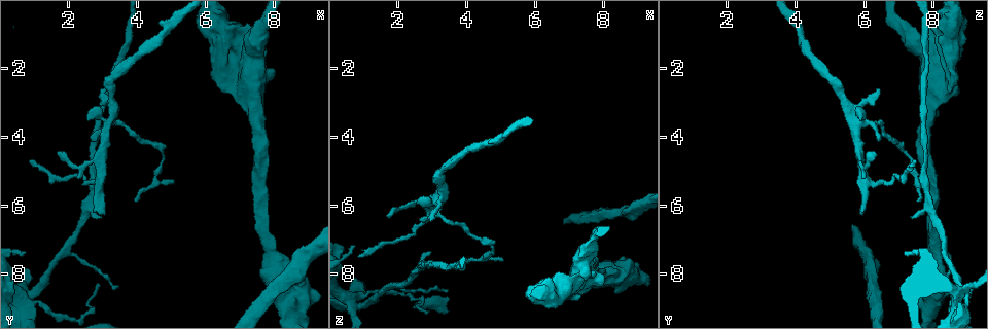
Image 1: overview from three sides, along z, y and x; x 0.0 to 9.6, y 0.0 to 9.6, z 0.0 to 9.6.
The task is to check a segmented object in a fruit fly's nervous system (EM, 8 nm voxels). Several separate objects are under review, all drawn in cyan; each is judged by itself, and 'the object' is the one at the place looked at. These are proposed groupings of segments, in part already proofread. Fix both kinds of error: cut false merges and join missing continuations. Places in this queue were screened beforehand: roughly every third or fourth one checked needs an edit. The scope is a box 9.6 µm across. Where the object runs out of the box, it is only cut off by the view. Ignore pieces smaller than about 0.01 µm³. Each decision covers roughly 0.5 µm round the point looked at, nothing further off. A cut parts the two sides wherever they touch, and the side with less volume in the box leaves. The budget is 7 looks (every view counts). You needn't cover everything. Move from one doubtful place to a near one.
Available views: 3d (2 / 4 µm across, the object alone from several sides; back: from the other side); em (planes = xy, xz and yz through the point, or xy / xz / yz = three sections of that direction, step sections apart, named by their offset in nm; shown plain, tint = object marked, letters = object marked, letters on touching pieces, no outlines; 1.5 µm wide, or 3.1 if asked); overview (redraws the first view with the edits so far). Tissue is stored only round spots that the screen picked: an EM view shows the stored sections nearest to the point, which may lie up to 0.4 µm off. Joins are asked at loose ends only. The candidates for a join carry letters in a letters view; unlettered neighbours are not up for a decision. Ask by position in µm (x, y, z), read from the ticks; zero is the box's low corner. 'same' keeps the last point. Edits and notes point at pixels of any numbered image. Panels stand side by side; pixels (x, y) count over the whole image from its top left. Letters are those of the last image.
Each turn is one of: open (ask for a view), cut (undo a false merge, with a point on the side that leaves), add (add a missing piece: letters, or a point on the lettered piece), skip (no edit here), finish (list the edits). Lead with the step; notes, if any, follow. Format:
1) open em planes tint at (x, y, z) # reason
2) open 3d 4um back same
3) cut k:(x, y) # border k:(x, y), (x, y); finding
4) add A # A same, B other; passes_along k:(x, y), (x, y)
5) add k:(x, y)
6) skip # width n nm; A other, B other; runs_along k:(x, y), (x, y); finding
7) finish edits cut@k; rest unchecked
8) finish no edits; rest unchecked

open 3d 4um at (3.05, 6.30, 6.00) # free end

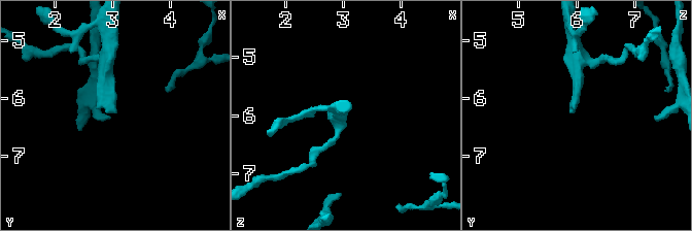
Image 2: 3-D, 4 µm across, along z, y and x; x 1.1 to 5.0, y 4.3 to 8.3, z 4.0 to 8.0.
open em xz step 8 letters at (3.05, 6.30, 5.95) # now the EM

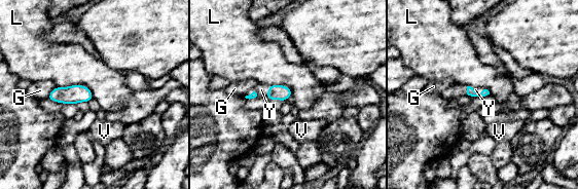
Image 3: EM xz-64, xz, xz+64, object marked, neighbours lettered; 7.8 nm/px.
add Y # G other, L other, V other, Y same; passes_along 3:(282, 92), (268, 91), (261, 89); the cell continues

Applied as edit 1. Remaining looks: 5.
open 3d 4um at (0.80, 4.80, 7.45) # free end

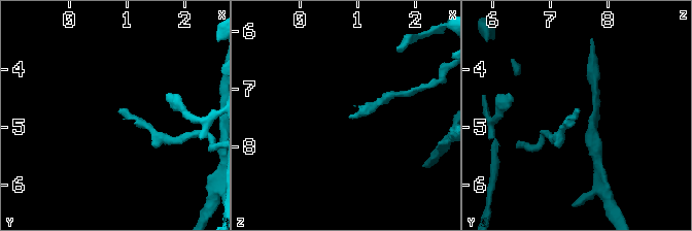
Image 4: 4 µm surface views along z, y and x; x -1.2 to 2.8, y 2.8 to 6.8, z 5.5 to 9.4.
open em xz step 8 letters at (0.80, 4.75, 7.45)

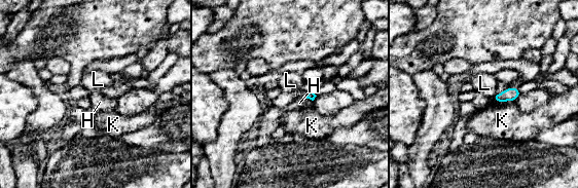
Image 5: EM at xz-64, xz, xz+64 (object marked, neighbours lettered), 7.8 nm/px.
open em planes letters same

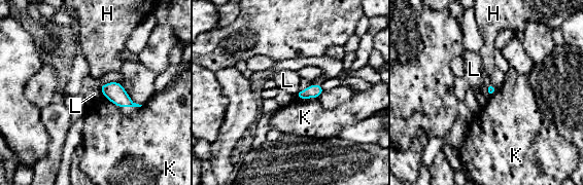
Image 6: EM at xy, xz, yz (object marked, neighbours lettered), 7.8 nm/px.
skip # width 70 nm; H other, K other, L other; border 6:(99, 87), (102, 95); no lettered piece goes on from it

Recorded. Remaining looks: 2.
finish edits add@3; rest unchecked

